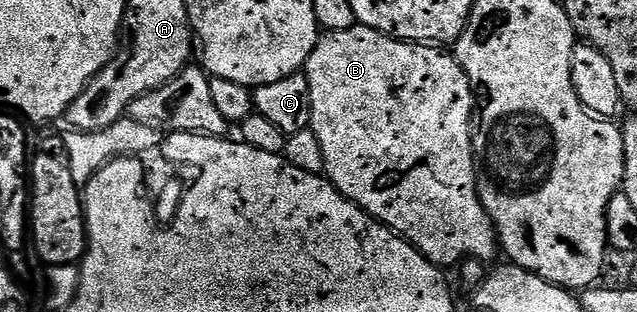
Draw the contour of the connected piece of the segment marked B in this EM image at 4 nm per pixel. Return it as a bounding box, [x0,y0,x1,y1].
[304,24,500,267]

